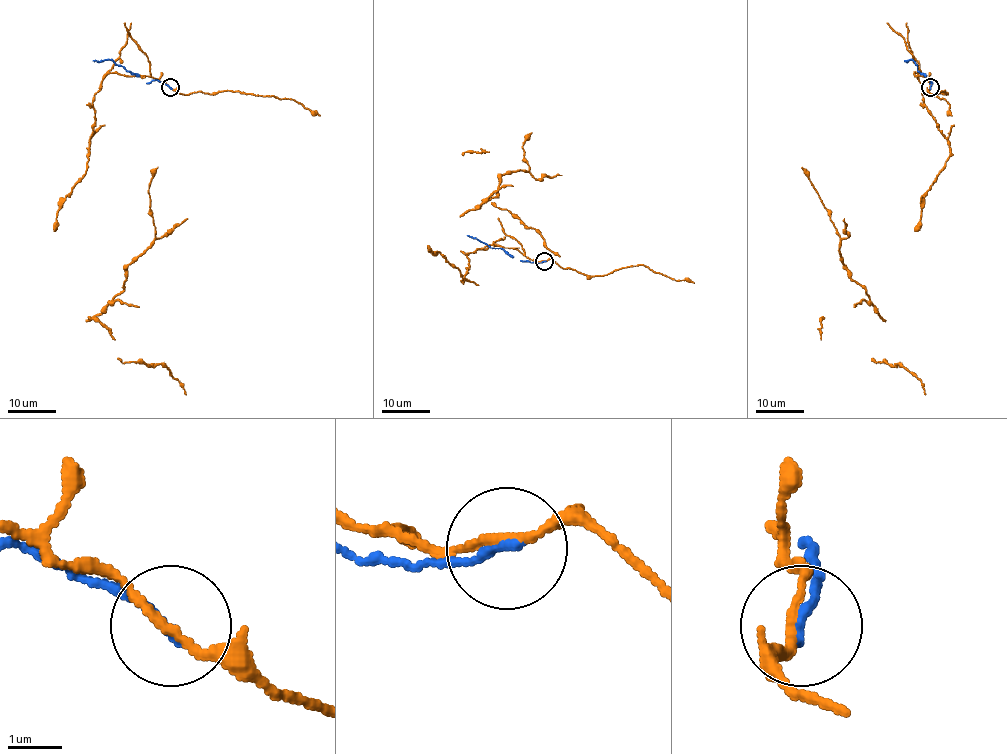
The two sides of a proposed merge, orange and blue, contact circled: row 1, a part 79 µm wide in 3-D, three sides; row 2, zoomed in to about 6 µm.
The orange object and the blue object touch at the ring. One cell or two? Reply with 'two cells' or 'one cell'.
two cells

